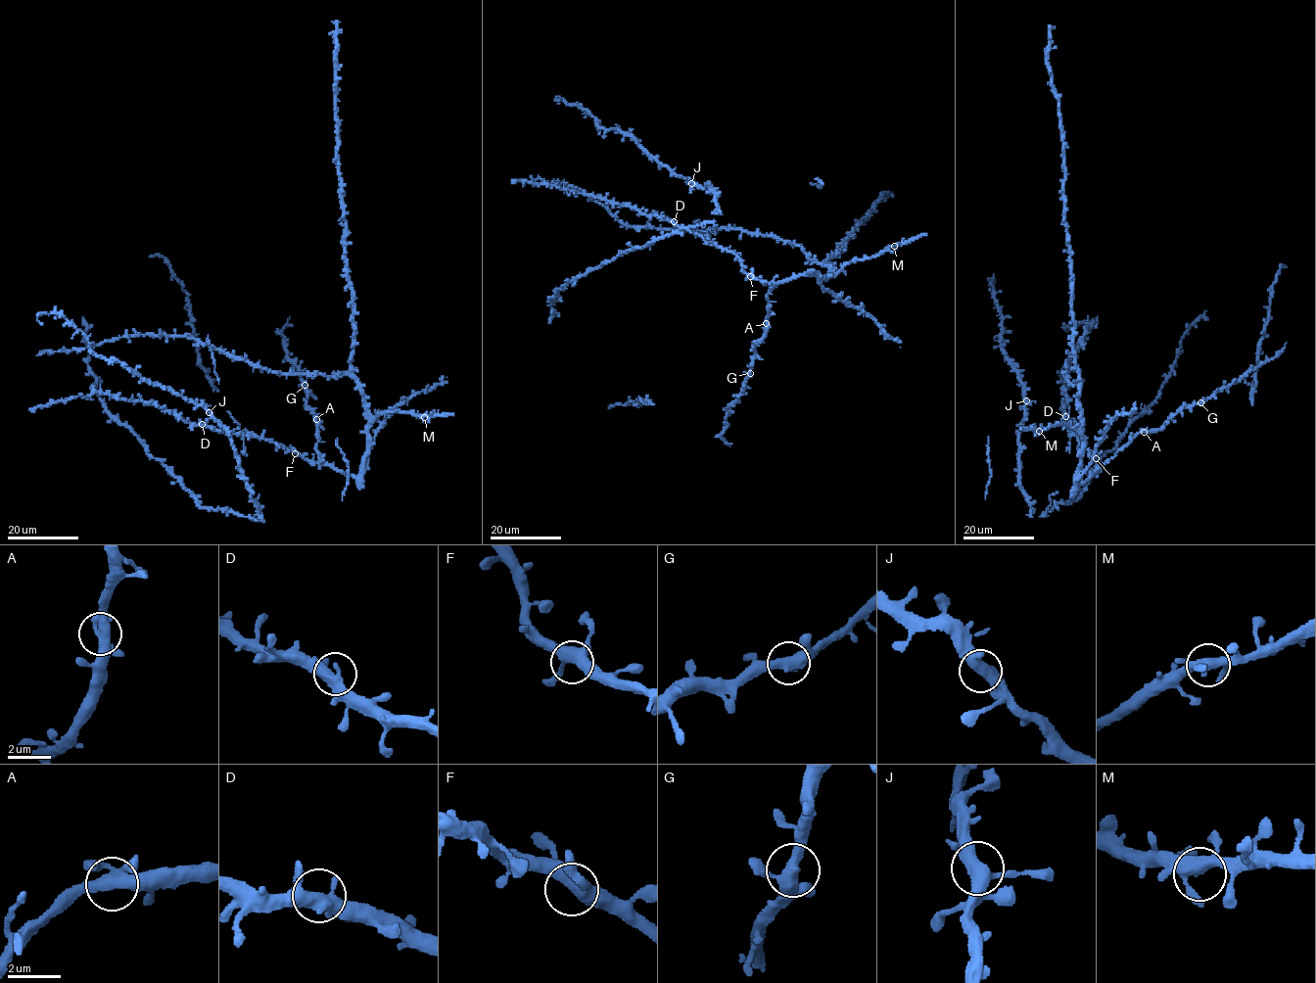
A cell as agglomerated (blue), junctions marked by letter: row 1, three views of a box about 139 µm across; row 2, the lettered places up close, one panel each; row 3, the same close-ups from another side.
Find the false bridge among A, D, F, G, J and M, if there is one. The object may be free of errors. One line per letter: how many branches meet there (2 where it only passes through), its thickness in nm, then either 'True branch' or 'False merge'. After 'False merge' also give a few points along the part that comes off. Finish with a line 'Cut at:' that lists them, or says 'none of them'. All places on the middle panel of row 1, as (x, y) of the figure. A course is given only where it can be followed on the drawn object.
A: Branches: 4. Thickness 400 nm. True branch
D: Branches: 4. Thickness 400 nm. True branch
F: Branches: 4. Thickness 440 nm. True branch
G: Branches: 4. Thickness 400 nm. True branch
J: Branches: 4. Thickness 400 nm. True branch
M: Branches: 4. Thickness 380 nm. True branch
Cut at: none of them

